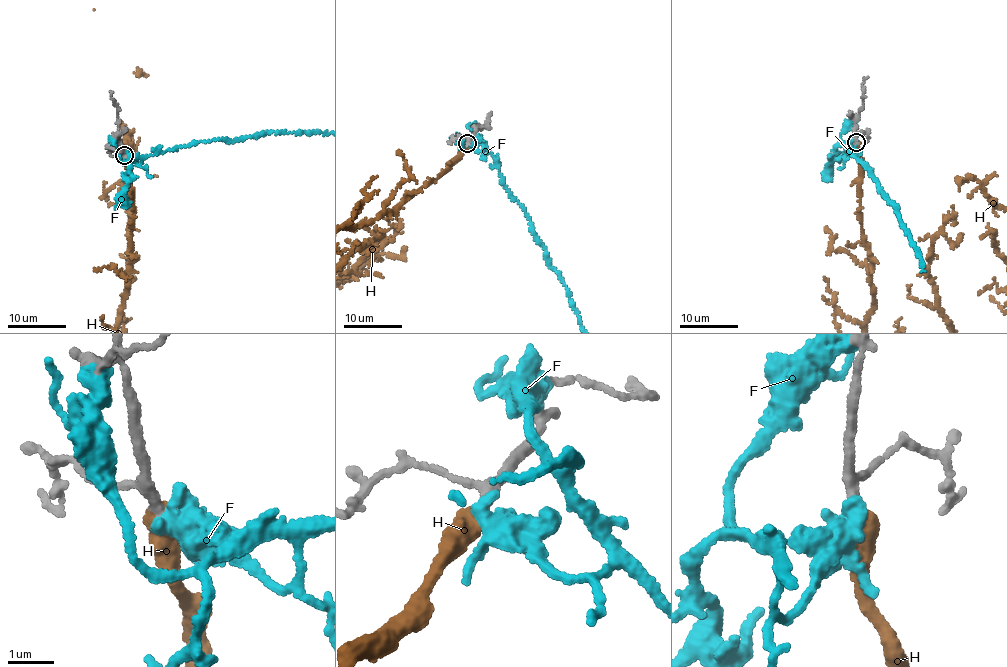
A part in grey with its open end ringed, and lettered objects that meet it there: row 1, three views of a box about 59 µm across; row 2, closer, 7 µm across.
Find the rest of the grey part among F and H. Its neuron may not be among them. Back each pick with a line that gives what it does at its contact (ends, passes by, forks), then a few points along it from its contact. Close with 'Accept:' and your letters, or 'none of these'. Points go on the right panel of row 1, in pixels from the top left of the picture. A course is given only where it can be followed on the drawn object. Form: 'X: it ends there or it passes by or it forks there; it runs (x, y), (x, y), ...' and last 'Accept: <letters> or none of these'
H: it ends there
Accept: H

